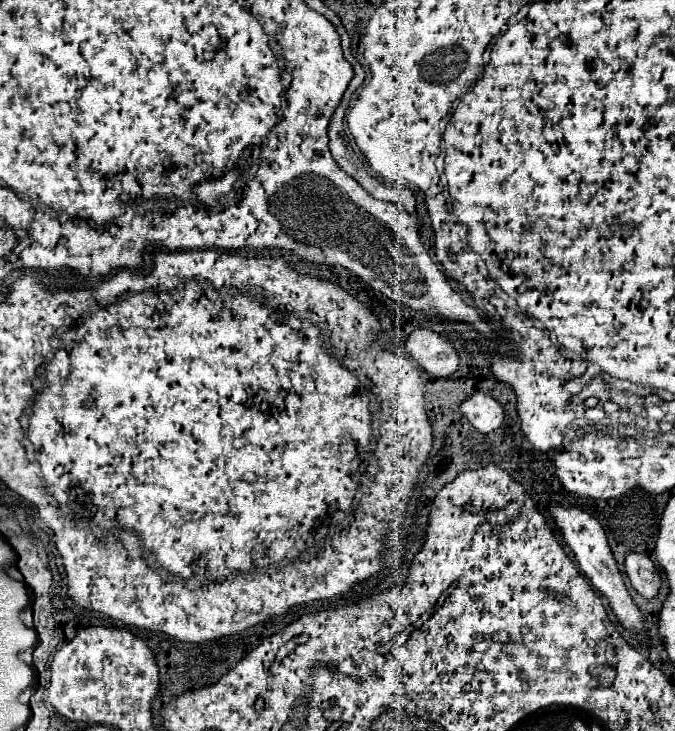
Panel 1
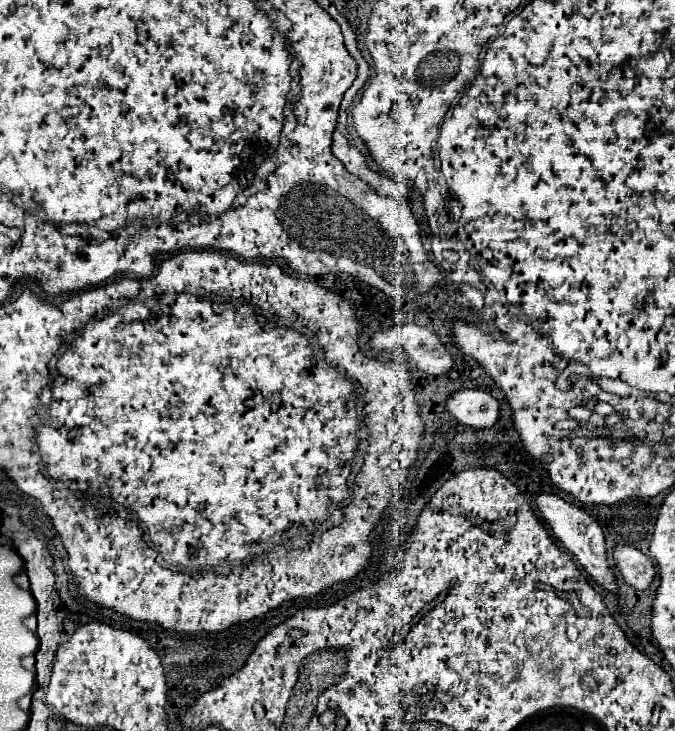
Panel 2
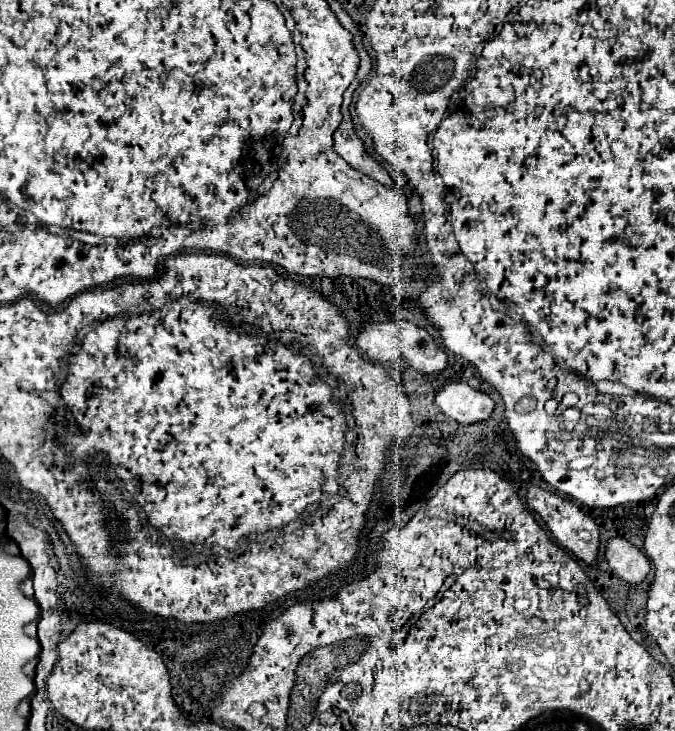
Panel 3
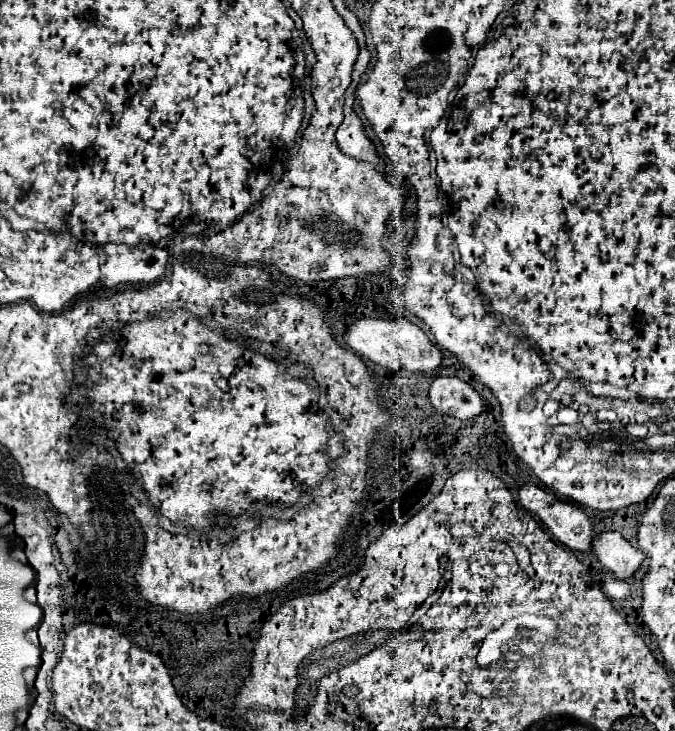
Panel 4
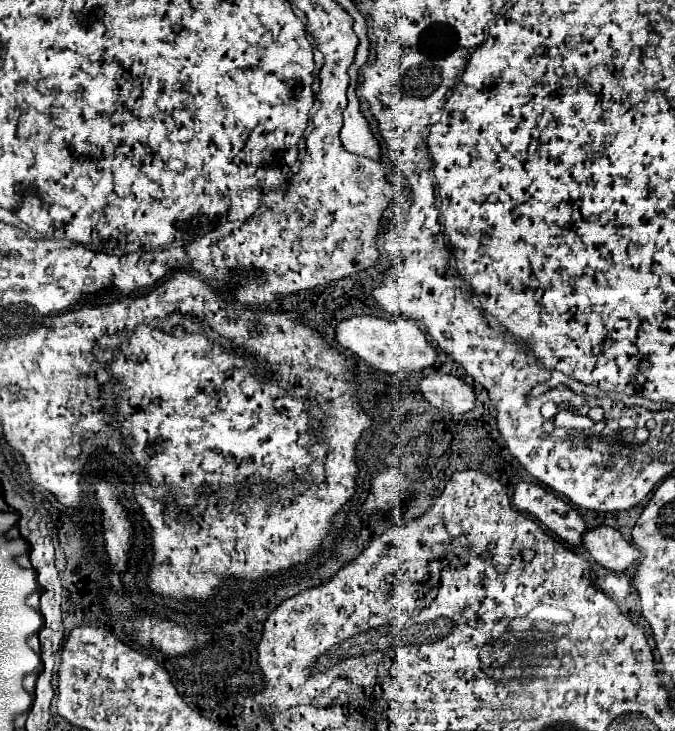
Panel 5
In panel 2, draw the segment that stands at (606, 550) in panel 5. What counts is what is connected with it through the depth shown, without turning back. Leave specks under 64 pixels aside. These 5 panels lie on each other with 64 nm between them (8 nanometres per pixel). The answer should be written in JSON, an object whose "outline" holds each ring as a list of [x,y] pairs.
{"outline":[[[616,544],[614,552],[612,552],[612,558],[614,558],[614,568],[616,572],[622,574],[622,578],[638,588],[638,590],[644,590],[648,588],[648,584],[652,582],[654,578],[654,564],[648,556],[644,556],[640,550],[636,550],[634,546],[624,546],[624,544]]]}

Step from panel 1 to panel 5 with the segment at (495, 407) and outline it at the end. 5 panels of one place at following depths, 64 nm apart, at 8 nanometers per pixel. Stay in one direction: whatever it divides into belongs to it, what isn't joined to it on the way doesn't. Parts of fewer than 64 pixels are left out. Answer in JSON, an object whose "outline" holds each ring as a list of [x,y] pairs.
{"outline":[[[434,372],[420,378],[420,392],[432,406],[452,414],[462,414],[474,408],[474,388],[452,374]]]}

